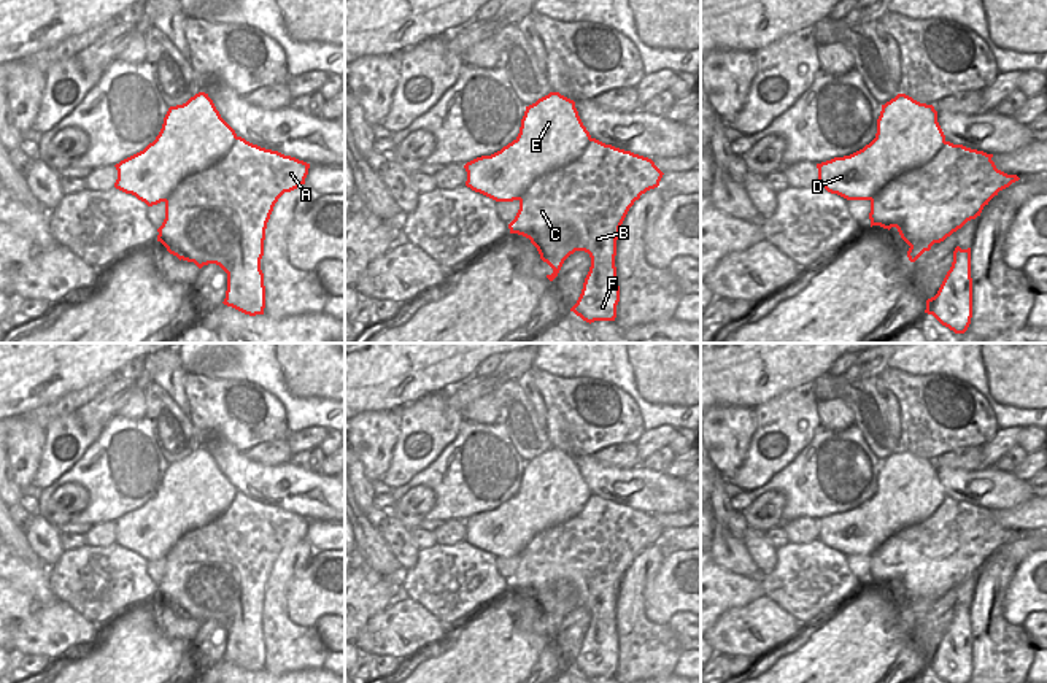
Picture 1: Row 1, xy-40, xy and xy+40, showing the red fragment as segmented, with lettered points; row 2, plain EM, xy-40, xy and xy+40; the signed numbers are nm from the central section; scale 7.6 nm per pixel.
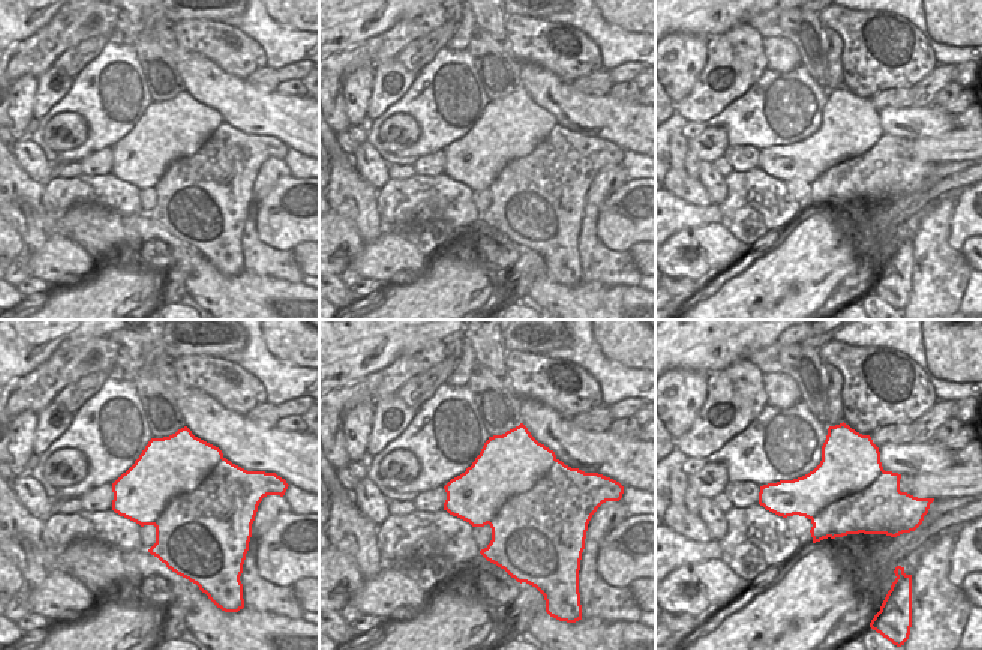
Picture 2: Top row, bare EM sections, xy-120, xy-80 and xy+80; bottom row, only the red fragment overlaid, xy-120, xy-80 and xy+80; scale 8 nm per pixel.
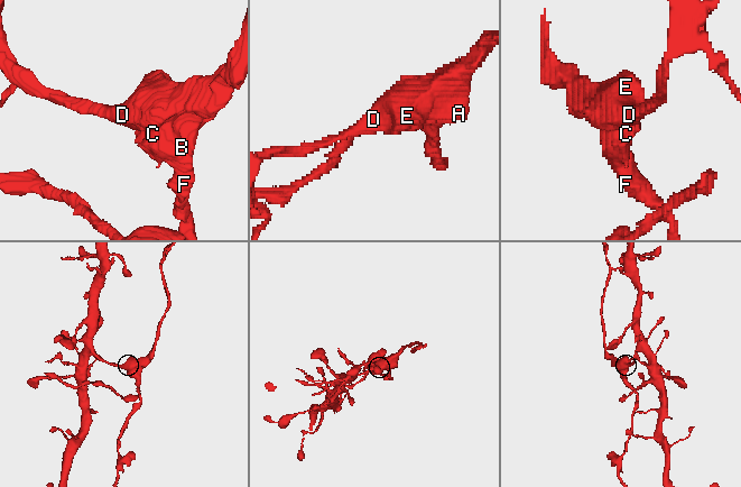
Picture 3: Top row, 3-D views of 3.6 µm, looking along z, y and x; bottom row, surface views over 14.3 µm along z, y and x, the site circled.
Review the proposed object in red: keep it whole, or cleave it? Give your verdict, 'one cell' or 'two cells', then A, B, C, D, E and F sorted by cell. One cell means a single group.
two cells | A B C F / D E

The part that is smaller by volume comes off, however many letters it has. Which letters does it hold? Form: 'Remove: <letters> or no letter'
Remove: A, B, C, F

